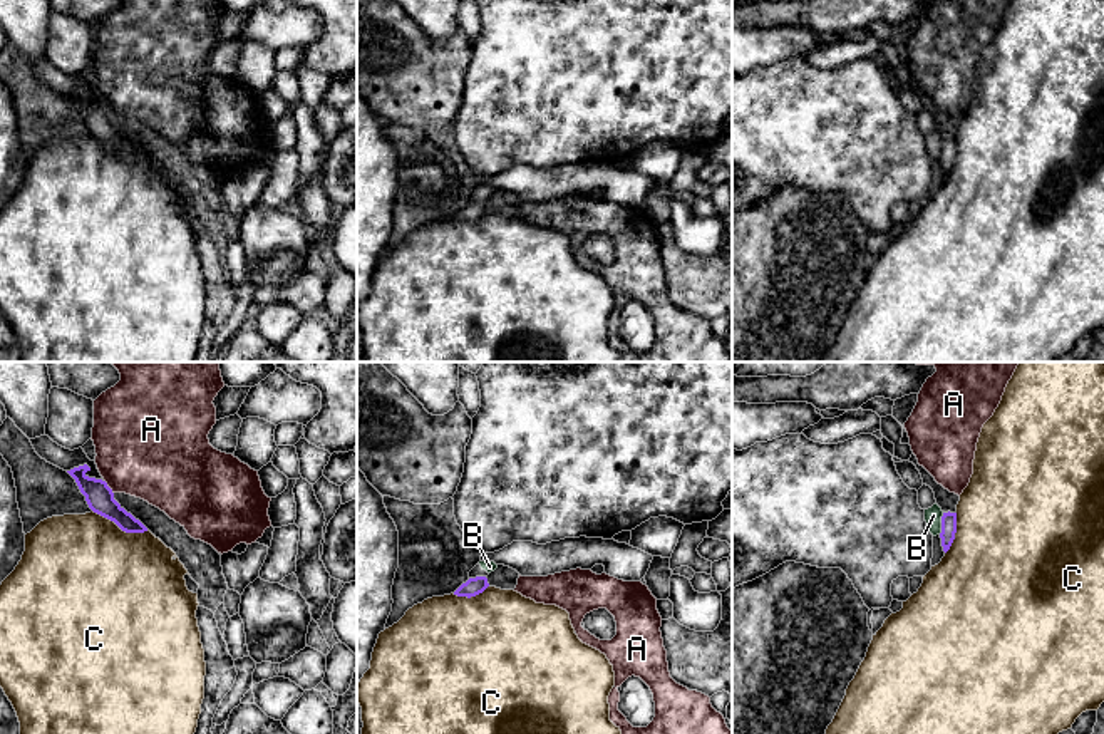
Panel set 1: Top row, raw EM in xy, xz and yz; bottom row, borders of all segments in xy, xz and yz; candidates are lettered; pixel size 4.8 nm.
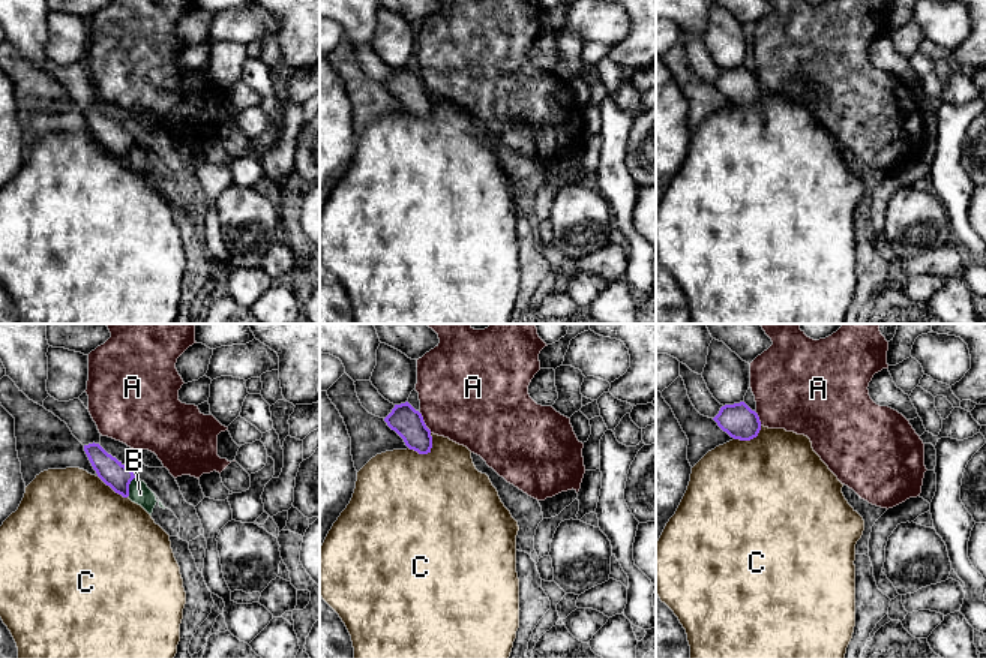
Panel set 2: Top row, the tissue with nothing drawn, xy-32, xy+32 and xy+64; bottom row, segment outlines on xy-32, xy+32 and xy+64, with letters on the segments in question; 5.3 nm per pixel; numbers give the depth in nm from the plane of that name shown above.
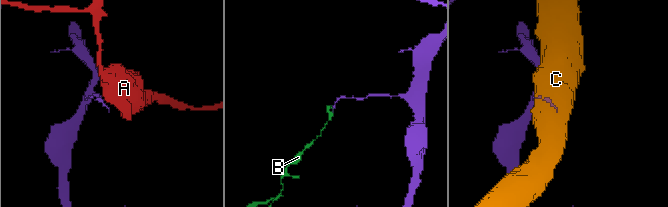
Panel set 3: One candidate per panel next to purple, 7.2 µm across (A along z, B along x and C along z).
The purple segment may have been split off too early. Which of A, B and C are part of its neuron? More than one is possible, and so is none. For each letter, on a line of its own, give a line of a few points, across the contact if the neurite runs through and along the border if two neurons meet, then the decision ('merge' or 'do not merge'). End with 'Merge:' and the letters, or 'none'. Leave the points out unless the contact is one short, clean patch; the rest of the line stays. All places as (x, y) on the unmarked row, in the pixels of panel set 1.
A: line xy (104, 104), (113, 118); do not merge
B: line yz (944, 138), (938, 158); do not merge
C: do not merge
Merge: none

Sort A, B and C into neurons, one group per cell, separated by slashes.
A / B / C

